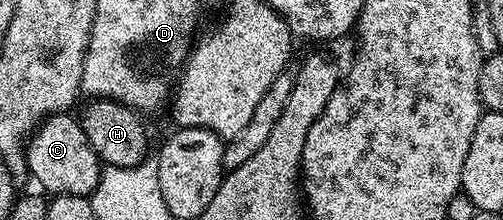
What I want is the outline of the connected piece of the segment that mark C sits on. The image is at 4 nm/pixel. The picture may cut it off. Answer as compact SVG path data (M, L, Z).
M55 112L52 116L46 116L29 137L25 146L25 167L28 175L33 175L46 188L46 193L53 196L92 197L103 165L91 142L87 142L80 119L69 112Z

